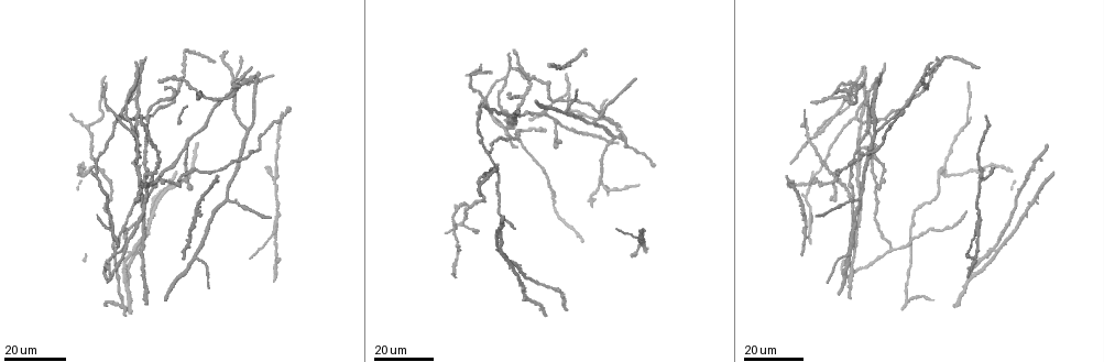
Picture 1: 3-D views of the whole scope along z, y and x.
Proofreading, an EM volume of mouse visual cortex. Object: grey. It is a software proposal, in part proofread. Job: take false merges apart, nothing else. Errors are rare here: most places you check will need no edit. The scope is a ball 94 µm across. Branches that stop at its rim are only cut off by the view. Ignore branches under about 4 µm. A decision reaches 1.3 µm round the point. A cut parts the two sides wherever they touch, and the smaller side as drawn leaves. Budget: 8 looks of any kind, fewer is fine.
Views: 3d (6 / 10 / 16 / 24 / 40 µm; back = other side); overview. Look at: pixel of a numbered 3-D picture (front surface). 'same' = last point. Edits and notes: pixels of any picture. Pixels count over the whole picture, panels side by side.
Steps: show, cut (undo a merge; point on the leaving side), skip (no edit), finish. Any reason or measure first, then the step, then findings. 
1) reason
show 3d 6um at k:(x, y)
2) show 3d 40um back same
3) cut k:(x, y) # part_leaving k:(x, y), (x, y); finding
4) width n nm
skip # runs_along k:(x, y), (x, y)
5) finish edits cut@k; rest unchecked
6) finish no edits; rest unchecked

three-way junction
show 3d 24um at 1:(566, 110)

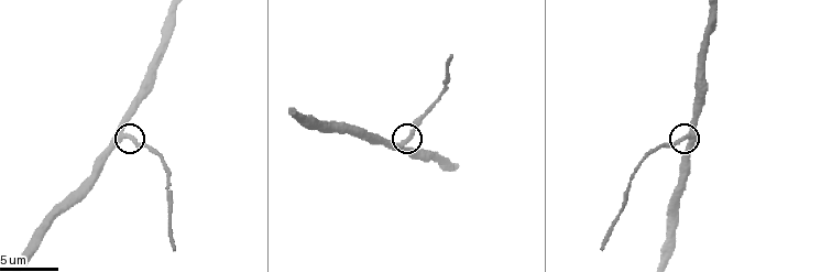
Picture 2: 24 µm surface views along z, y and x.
show 3d 10um at 2:(126, 137)

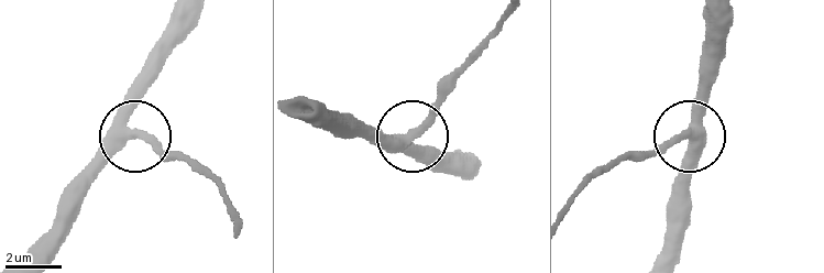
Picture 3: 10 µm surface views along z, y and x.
side_arm 15 um
skip # runs_along 3:(197, 15), (129, 122), (131, 134), (174, 155); all the same neuron

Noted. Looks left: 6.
show 3d 16um at 1:(462, 223)

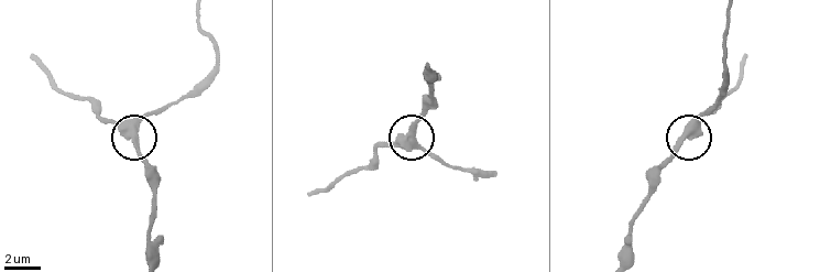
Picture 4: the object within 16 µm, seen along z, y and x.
show 3d 6um at 4:(127, 122)

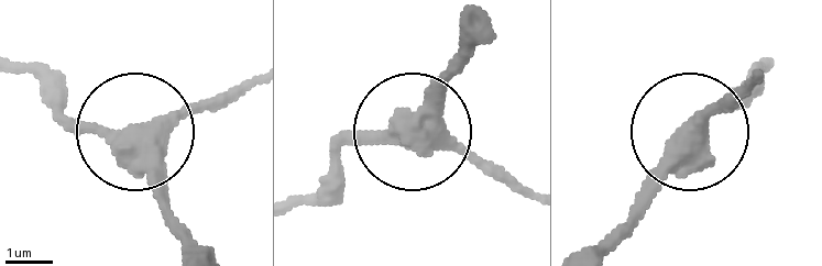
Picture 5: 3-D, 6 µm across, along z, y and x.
skip # runs_along 5:(200, 245), (161, 198), (144, 139), (42, 103); one neuron here

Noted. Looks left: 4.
show 3d 16um at 1:(918, 86)

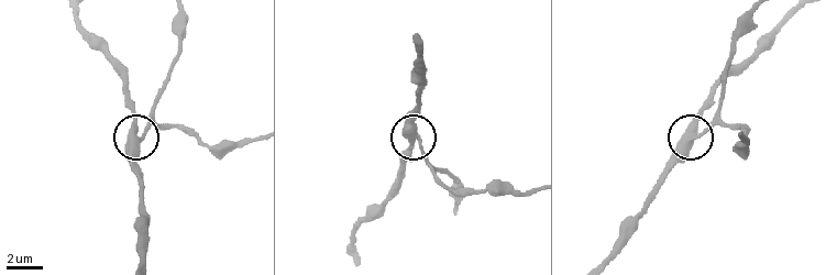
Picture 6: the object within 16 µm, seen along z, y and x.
closer look
show 3d 6um at 6:(699, 135)

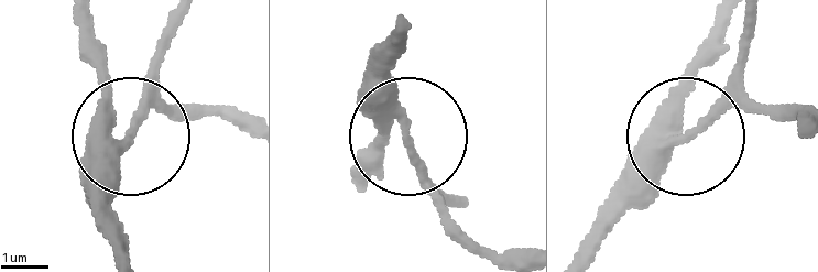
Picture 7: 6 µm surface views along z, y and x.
skip # runs_along 7:(574, 257), (680, 139), (685, 79), (716, 20); all the same neuron

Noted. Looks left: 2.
looks like a crossing
show 3d 24um at 1:(974, 232)

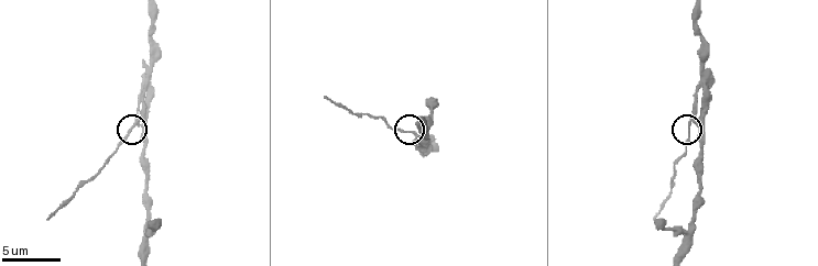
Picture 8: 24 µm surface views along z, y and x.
zoom in
show 3d 10um at 8:(136, 122)

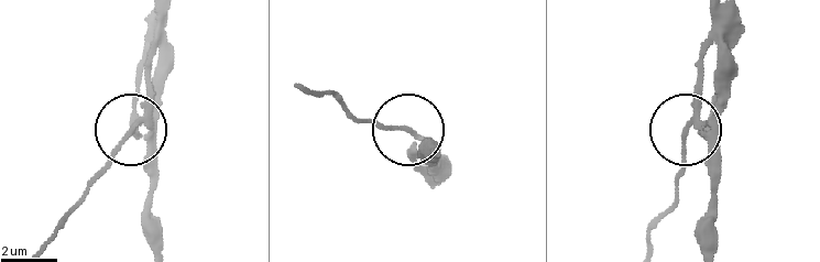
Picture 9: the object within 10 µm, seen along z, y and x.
width 200 nm
skip # runs_along 9:(713, 13), (678, 181); one neuron here

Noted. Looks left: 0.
finish no edits; rest unchecked

